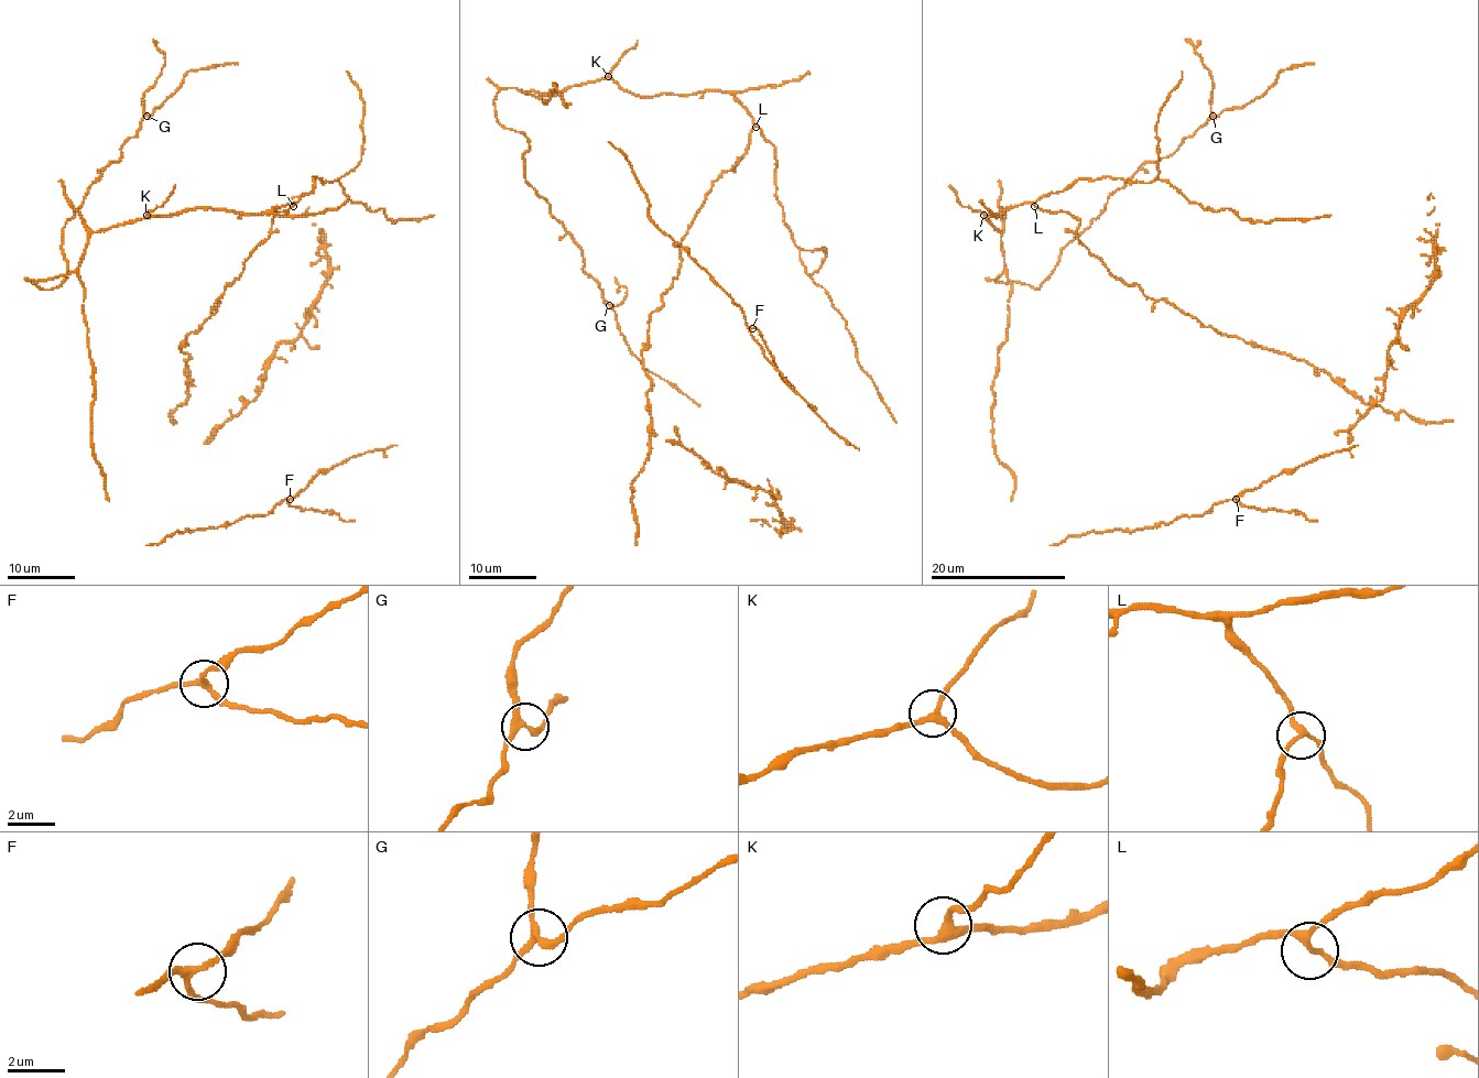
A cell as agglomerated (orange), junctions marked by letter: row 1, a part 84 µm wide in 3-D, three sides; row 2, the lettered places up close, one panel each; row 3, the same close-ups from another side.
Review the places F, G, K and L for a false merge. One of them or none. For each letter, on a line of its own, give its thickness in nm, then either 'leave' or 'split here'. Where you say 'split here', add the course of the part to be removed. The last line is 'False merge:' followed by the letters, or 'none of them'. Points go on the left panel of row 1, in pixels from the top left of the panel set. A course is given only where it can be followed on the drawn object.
F: 200 nm | leave
G: 240 nm | leave
K: 260 nm | leave
L: 200 nm | leave
False merge: none of them

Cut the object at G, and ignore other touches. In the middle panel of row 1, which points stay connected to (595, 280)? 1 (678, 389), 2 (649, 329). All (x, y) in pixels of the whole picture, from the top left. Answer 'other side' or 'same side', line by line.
1: other side
2: same side

